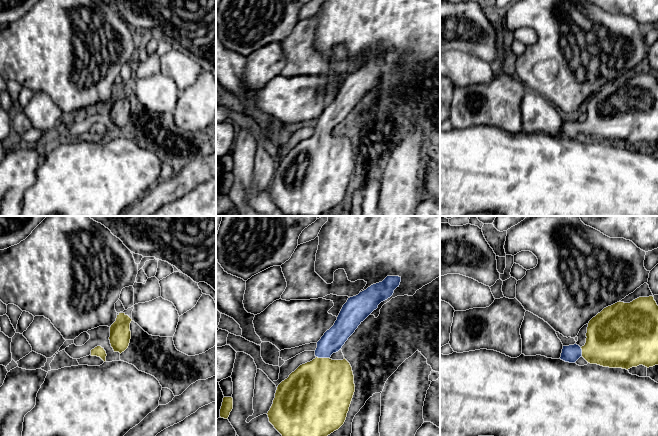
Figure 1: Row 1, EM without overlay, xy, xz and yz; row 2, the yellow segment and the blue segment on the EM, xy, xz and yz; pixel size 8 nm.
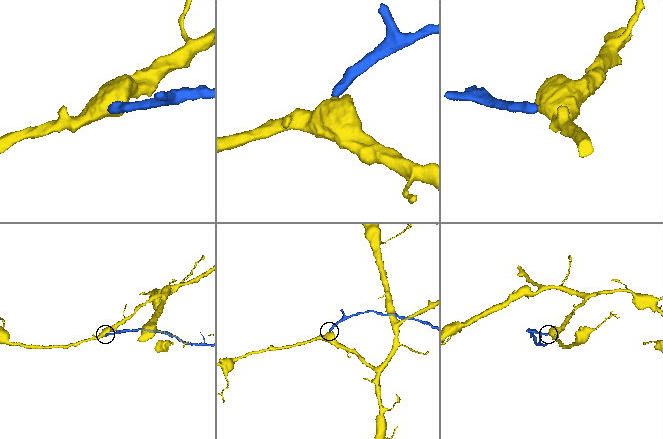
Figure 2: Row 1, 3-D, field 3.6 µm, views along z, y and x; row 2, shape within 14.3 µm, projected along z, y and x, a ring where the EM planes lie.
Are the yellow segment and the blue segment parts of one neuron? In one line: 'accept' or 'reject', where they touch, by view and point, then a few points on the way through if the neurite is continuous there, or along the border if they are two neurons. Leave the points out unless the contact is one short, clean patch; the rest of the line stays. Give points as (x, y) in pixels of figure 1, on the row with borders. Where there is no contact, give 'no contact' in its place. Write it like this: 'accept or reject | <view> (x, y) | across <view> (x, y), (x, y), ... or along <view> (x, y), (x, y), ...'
accept | xz (323, 358)

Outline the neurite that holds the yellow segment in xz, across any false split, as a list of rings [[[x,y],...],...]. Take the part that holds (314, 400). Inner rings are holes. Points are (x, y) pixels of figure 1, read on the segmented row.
[[[387,276],[382,282],[348,298],[334,325],[317,342],[316,358],[300,365],[278,385],[267,415],[269,422],[282,436],[328,436],[344,424],[355,392],[354,375],[350,363],[345,358],[332,360],[330,357],[342,348],[381,302],[393,295],[400,282],[399,276]]]

